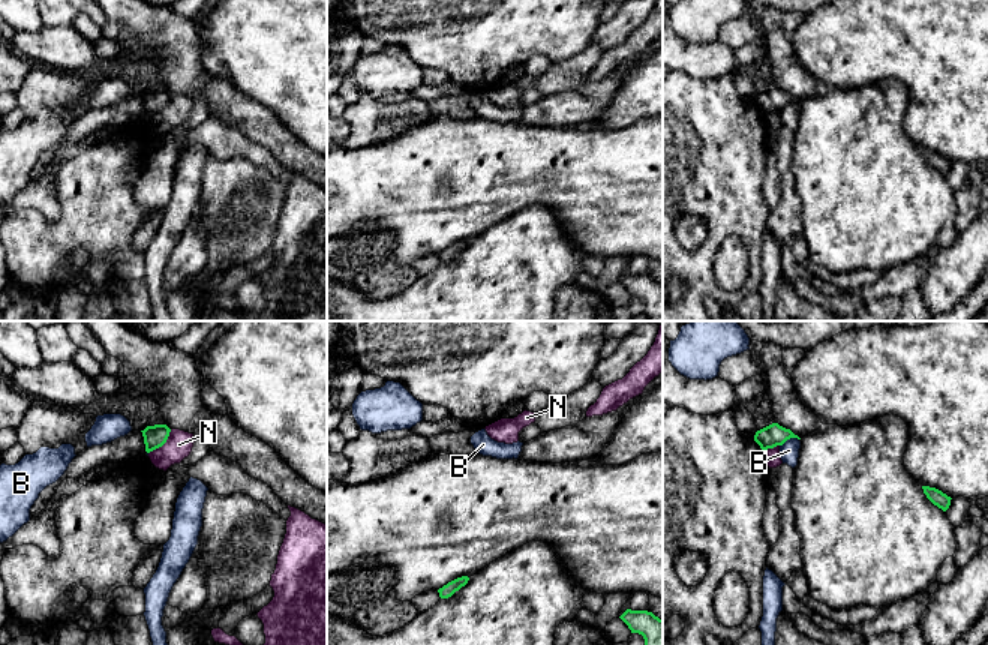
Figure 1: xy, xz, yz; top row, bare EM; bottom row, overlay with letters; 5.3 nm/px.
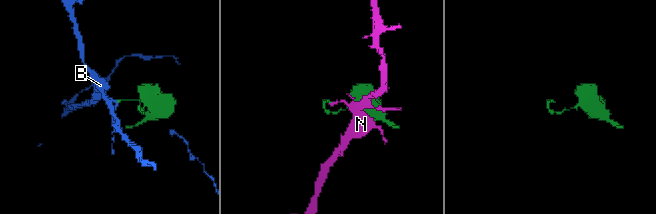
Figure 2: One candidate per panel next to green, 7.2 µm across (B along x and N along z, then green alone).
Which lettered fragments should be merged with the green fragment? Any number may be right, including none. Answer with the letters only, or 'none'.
none

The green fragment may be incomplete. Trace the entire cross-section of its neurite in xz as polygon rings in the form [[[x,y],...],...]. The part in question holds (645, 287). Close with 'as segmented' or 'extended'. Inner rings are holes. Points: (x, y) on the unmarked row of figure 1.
[[[627,273],[619,280],[631,294],[645,303],[643,315],[649,321],[663,321],[663,284],[648,274]]] | as segmented

